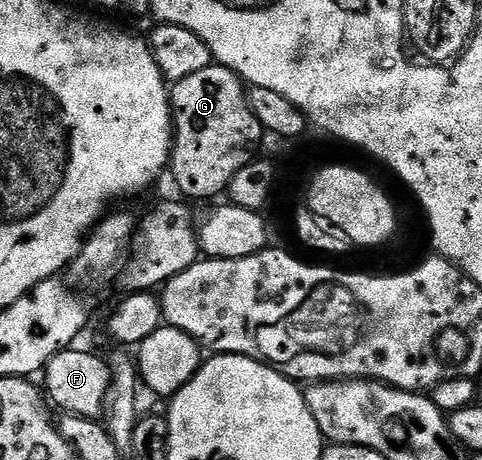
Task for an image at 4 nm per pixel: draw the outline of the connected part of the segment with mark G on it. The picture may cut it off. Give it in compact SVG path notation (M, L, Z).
M210 66L172 85L169 110L173 116L173 151L168 171L173 172L178 190L190 196L185 197L190 201L222 195L231 178L255 159L257 139L263 136L261 123L249 108L246 85L231 69Z

